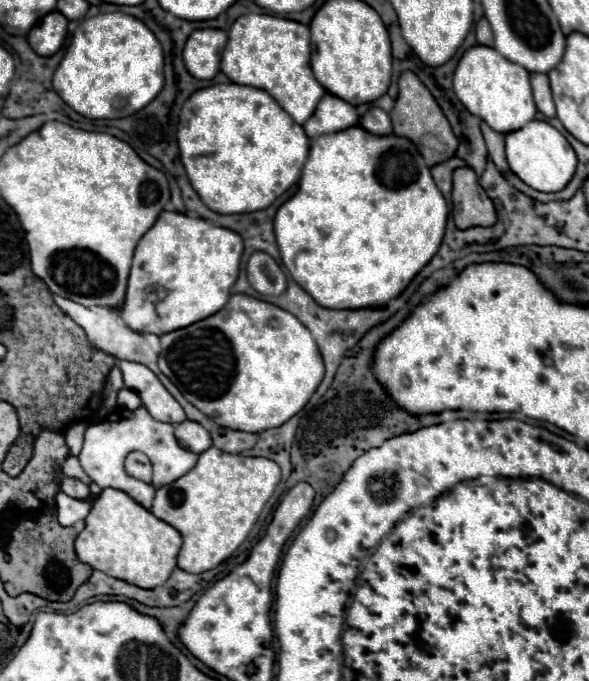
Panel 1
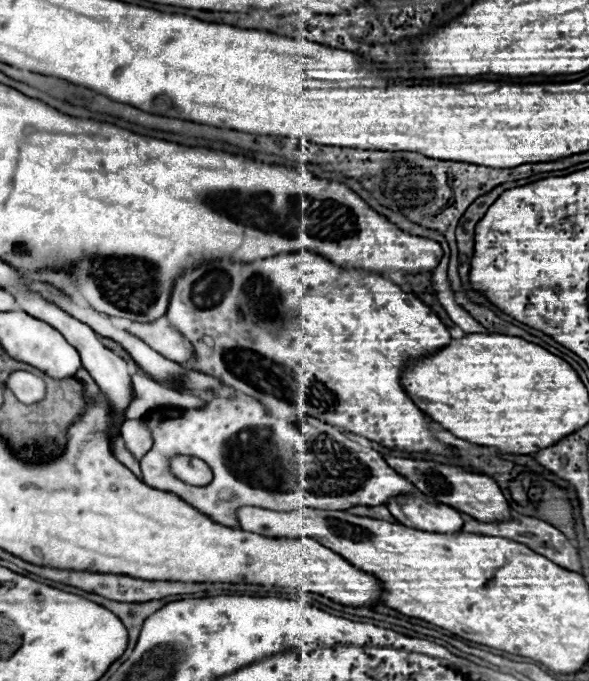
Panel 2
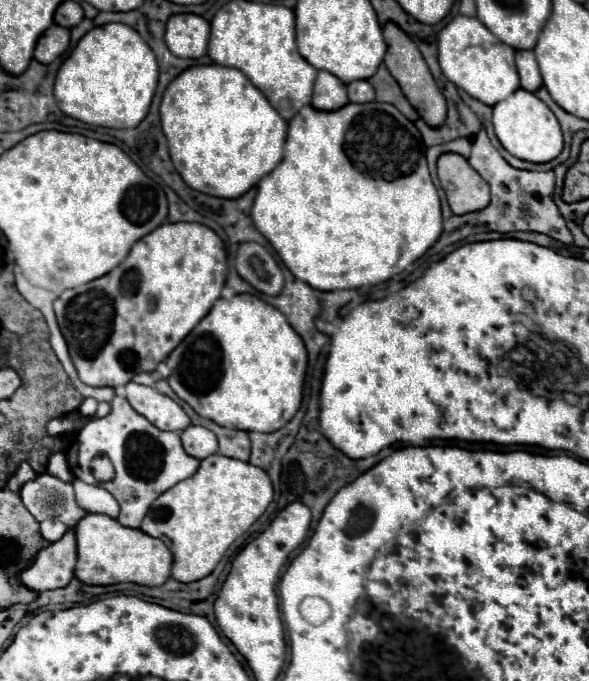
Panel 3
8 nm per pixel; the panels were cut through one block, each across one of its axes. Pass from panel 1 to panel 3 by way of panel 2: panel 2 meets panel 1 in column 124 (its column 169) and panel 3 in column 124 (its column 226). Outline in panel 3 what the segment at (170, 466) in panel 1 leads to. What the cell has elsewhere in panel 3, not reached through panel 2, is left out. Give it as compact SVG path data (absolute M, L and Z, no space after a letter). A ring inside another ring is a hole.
M114 396L110 400L110 414L86 424L78 430L76 438L72 440L70 448L66 450L66 460L70 472L80 478L82 482L92 482L104 486L120 504L120 518L118 522L128 528L138 528L142 518L148 512L148 506L166 490L176 486L178 482L196 474L200 460L188 456L182 448L178 432L162 432L152 426L144 416L136 414L124 396ZM104 452L108 454L110 462L114 464L116 476L110 482L98 482L92 476L90 462L92 458ZM80 468L80 470L76 470Z

